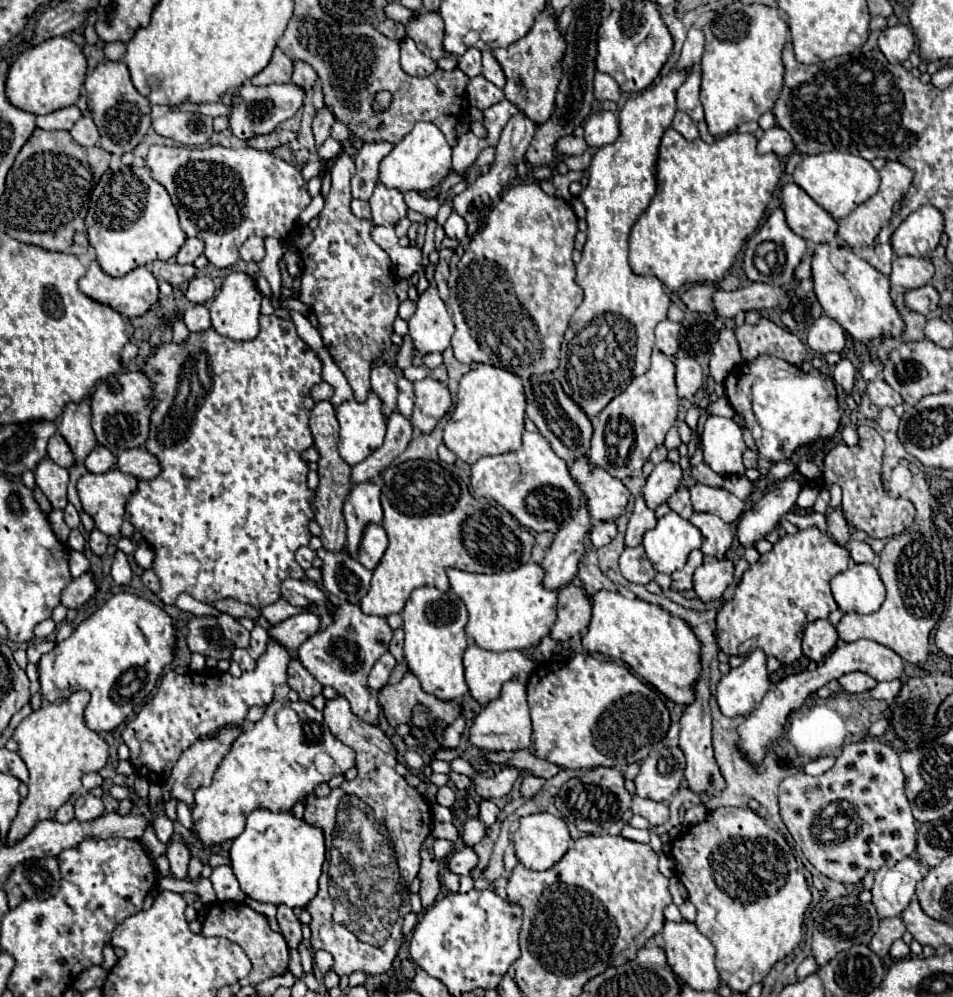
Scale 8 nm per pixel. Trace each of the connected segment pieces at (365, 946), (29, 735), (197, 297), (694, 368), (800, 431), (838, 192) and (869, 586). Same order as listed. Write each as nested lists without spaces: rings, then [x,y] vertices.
[[[326,875],[320,881],[320,889],[318,895],[306,905],[306,911],[312,915],[310,921],[310,929],[312,929],[312,947],[314,949],[324,949],[334,957],[334,971],[342,977],[342,975],[352,975],[354,971],[362,971],[362,973],[370,973],[370,975],[380,975],[386,973],[392,967],[392,961],[400,949],[402,943],[402,929],[400,923],[396,921],[392,923],[392,935],[388,935],[388,939],[384,939],[386,943],[380,947],[372,947],[370,943],[360,943],[360,939],[356,939],[356,935],[352,935],[352,931],[348,931],[346,927],[340,927],[338,923],[332,923],[332,901],[328,895],[328,881]]]
[[[76,691],[68,699],[46,703],[38,711],[30,713],[14,731],[18,741],[18,755],[28,767],[28,795],[22,799],[16,819],[8,831],[6,845],[16,845],[24,839],[38,821],[54,819],[58,807],[62,807],[74,791],[82,789],[82,775],[100,771],[108,759],[108,745],[98,733],[90,731],[84,723],[84,707],[88,705],[88,691]]]
[[[198,273],[194,279],[190,279],[188,289],[186,289],[186,299],[192,303],[204,303],[208,299],[214,297],[214,281],[210,277],[206,277],[204,273]]]
[[[676,359],[676,387],[678,387],[678,397],[692,399],[694,393],[702,387],[704,373],[702,367],[696,363],[696,359]]]
[[[760,355],[750,363],[740,363],[726,377],[724,393],[754,435],[760,449],[758,469],[762,475],[774,462],[788,459],[796,449],[812,439],[830,437],[840,425],[840,407],[832,377],[818,369],[804,373],[800,367],[778,357]]]
[[[840,151],[804,155],[802,163],[796,167],[792,177],[794,177],[794,183],[800,185],[836,221],[848,217],[860,203],[870,199],[880,185],[880,175],[870,161],[850,153],[840,153]]]
[[[850,565],[830,581],[830,587],[844,613],[872,613],[884,601],[884,585],[872,565]]]

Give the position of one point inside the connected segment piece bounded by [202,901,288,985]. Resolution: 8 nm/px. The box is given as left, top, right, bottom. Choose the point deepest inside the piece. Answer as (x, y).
(268, 951)

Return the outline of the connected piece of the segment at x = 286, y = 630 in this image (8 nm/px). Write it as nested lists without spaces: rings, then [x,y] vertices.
[[[304,611],[298,613],[290,619],[284,619],[278,625],[272,625],[268,629],[268,635],[280,643],[284,649],[288,651],[296,651],[308,637],[312,637],[320,627],[320,619],[316,619],[316,615]]]

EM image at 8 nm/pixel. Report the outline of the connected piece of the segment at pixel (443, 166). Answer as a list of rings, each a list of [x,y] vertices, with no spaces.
[[[416,123],[416,127],[394,145],[394,149],[380,161],[380,183],[390,189],[406,191],[430,191],[440,185],[452,169],[452,147],[446,143],[444,133],[432,123]]]

